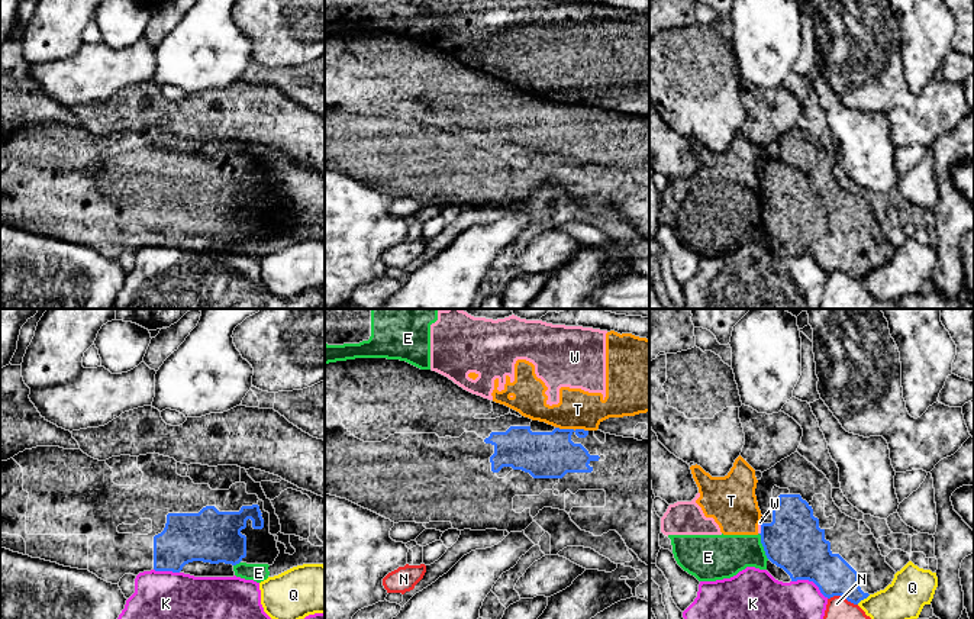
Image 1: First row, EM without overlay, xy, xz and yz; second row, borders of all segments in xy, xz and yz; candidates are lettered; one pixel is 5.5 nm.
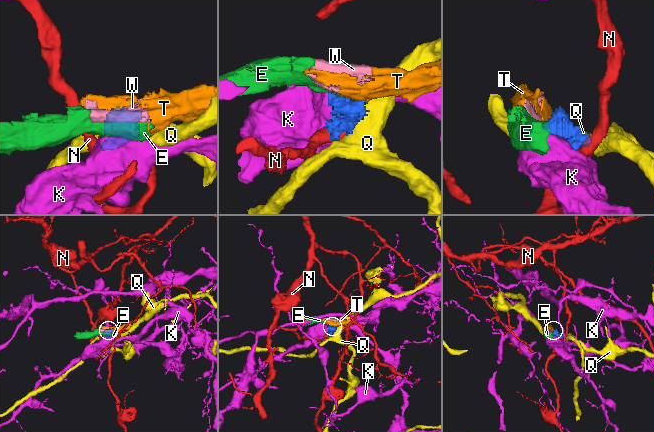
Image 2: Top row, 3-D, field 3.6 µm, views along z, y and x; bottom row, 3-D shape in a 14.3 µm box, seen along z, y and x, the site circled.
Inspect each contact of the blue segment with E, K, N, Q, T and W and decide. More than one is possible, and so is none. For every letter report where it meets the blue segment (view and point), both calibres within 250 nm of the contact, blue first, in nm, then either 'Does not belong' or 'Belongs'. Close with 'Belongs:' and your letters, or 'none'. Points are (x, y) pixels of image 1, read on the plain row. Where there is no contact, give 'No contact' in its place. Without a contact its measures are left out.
E: Touches blue at yz (763, 221). Thickness 320 nm (blue) against 240 nm. Does not belong
K: Touches blue at yz (810, 255). Thickness 320 nm (blue) against 400 nm. Does not belong
N: Touches blue at yz (842, 271). Thickness 220 nm (blue) against 300 nm. Does not belong
Q: Touches blue at yz (863, 274). Thickness 220 nm (blue) against 220 nm. Does not belong
T: Touches blue at xz (571, 105). Thickness 260 nm (blue) against 220 nm. Does not belong
W: Touches blue at yz (761, 205). Thickness 320 nm (blue) against 20 nm. Does not belong
Belongs: none

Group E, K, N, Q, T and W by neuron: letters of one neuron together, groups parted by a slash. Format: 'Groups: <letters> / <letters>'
Groups: E T W / K / N / Q

